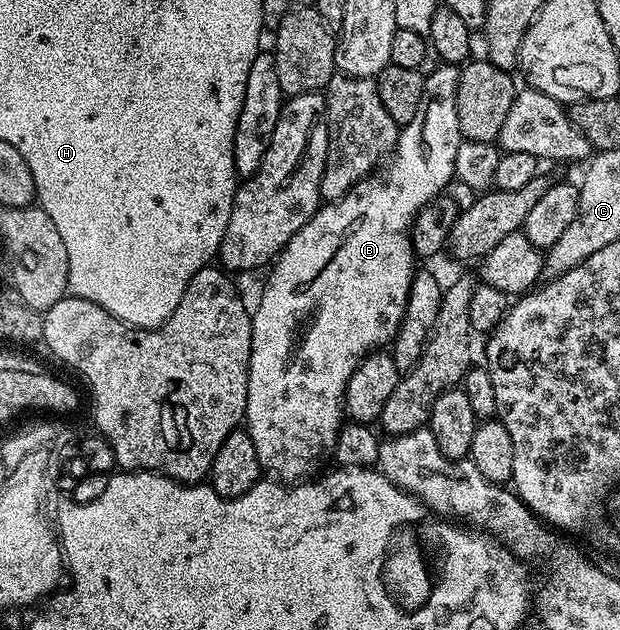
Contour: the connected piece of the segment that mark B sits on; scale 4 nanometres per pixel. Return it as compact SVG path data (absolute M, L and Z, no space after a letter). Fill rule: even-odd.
M441 63L433 72L425 75L425 88L423 89L423 101L419 113L411 117L409 123L400 128L397 136L396 148L388 160L389 172L385 179L370 177L362 179L348 195L336 201L326 202L317 208L317 212L309 218L307 225L287 241L287 245L281 250L272 264L273 272L269 275L269 280L265 283L265 288L261 291L261 300L257 303L257 311L252 312L251 318L253 328L251 329L251 361L249 362L249 376L247 377L247 409L243 420L244 430L249 432L251 441L255 441L255 453L259 453L262 468L269 467L274 476L285 481L301 481L306 477L322 470L321 462L325 455L332 456L337 446L337 438L343 426L343 416L345 415L345 387L351 381L351 377L357 372L357 366L366 355L374 349L384 348L392 344L393 338L397 336L397 331L401 328L401 322L405 316L405 306L407 297L411 289L411 281L415 274L413 259L413 240L411 238L411 228L414 218L430 203L438 198L441 191L455 179L455 153L461 144L461 130L459 129L459 113L457 112L457 82L461 76L460 70L454 64Z

